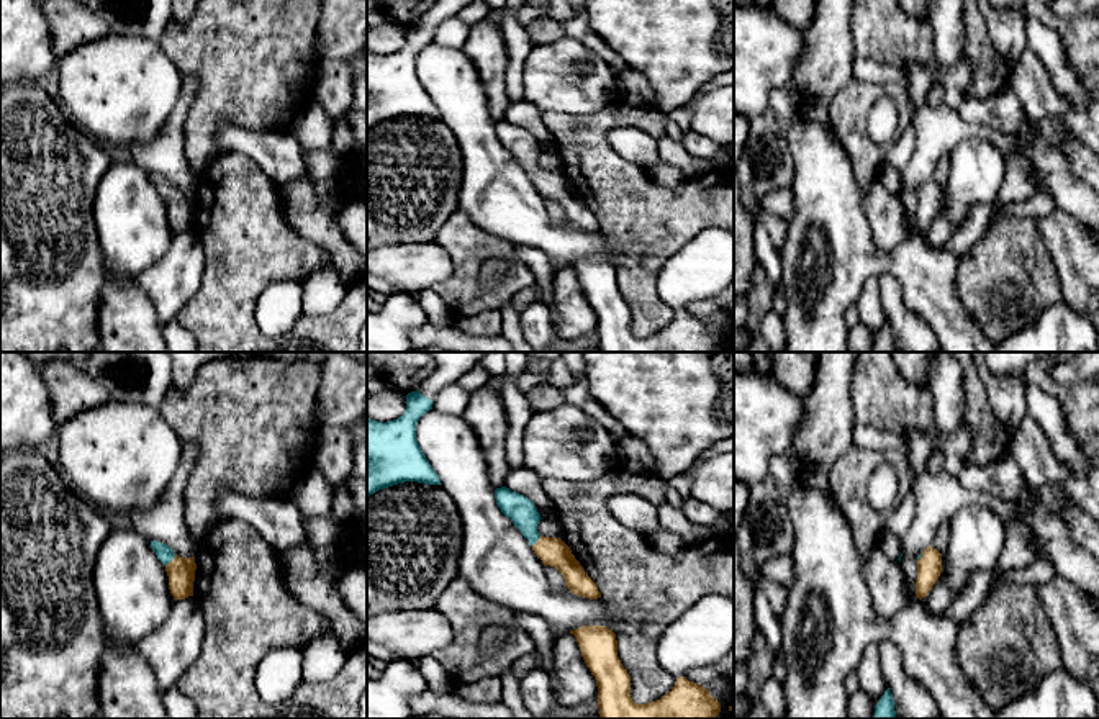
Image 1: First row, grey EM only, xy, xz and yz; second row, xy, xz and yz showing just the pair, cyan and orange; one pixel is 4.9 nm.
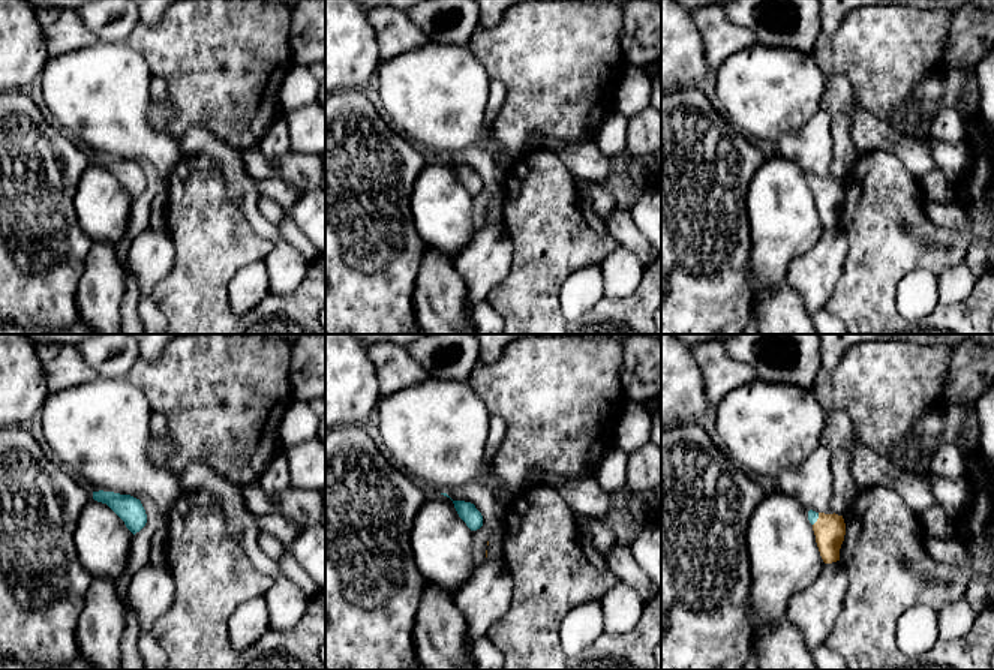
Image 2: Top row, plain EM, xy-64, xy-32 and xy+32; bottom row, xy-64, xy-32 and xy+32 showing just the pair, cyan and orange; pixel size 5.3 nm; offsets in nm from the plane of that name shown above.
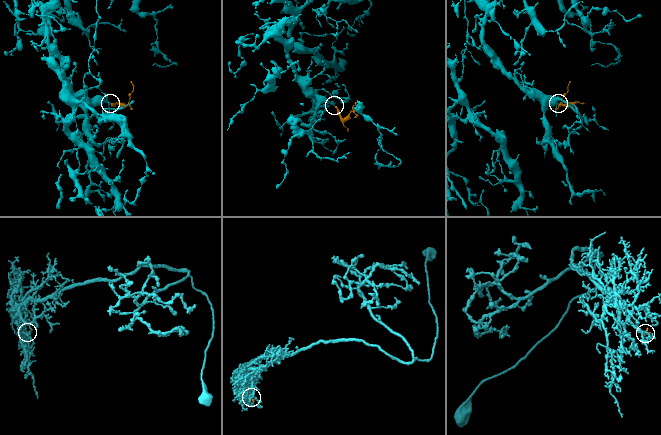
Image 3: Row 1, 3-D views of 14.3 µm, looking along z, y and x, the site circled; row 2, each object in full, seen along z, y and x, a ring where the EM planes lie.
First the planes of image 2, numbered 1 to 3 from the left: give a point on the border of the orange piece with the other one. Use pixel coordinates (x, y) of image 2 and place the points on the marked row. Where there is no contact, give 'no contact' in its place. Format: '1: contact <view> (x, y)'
1: no contact
2: no contact
3: contact xy+32 (817, 517)

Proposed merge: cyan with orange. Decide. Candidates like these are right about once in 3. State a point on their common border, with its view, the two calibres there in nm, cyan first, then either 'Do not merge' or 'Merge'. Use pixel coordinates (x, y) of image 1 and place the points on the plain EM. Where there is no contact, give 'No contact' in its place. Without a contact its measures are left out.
Touches cyan at xy (171, 194). Thickness 80 nm (cyan) against 140 nm. Merge

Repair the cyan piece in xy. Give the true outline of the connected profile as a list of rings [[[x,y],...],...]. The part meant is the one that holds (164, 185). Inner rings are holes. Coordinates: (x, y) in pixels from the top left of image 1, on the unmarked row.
[[[151,174],[151,180],[156,185],[157,192],[165,198],[169,223],[174,233],[177,234],[193,229],[193,215],[197,203],[195,190],[179,190],[169,179],[157,174]]]

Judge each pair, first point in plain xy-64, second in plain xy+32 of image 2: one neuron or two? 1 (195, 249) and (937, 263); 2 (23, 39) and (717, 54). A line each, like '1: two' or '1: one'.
1: one
2: two

